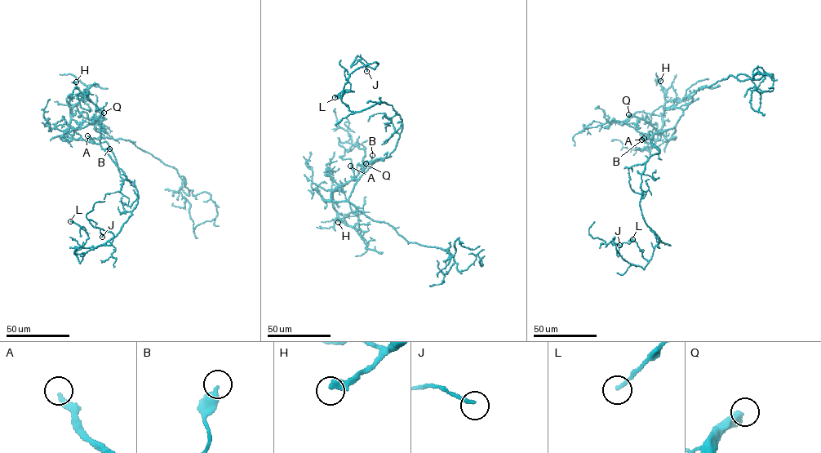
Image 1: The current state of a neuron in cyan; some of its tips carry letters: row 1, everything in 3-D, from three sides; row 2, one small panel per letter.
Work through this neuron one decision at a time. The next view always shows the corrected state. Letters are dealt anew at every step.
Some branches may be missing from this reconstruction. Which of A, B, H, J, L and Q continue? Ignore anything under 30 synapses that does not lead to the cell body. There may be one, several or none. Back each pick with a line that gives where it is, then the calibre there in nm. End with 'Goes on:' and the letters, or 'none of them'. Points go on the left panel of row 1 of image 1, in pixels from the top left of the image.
A: Place: (87, 135). Thickness 260 nm
B: Place: (109, 148). Thickness 400 nm
Q: Place: (104, 113). Thickness 460 nm
Goes on: A, B, Q

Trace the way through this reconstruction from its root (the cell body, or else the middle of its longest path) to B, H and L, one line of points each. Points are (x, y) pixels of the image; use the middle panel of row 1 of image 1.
B: (387, 157), (377, 159), (368, 164), (372, 155)
H: (387, 157), (368, 165), (347, 201), (323, 200), (329, 200), (336, 188), (333, 208), (348, 216), (338, 222)
L: (387, 157), (402, 128), (392, 106), (377, 103), (353, 112), (339, 93), (353, 91), (335, 97)

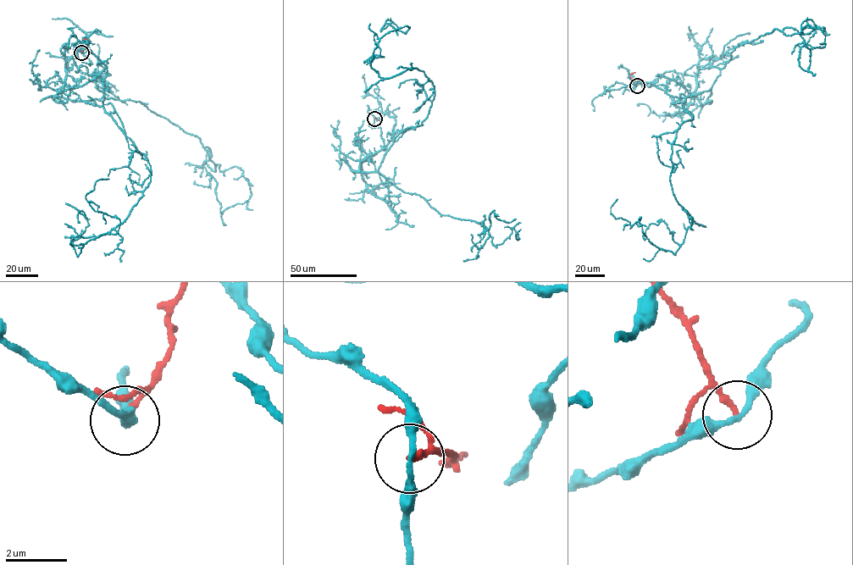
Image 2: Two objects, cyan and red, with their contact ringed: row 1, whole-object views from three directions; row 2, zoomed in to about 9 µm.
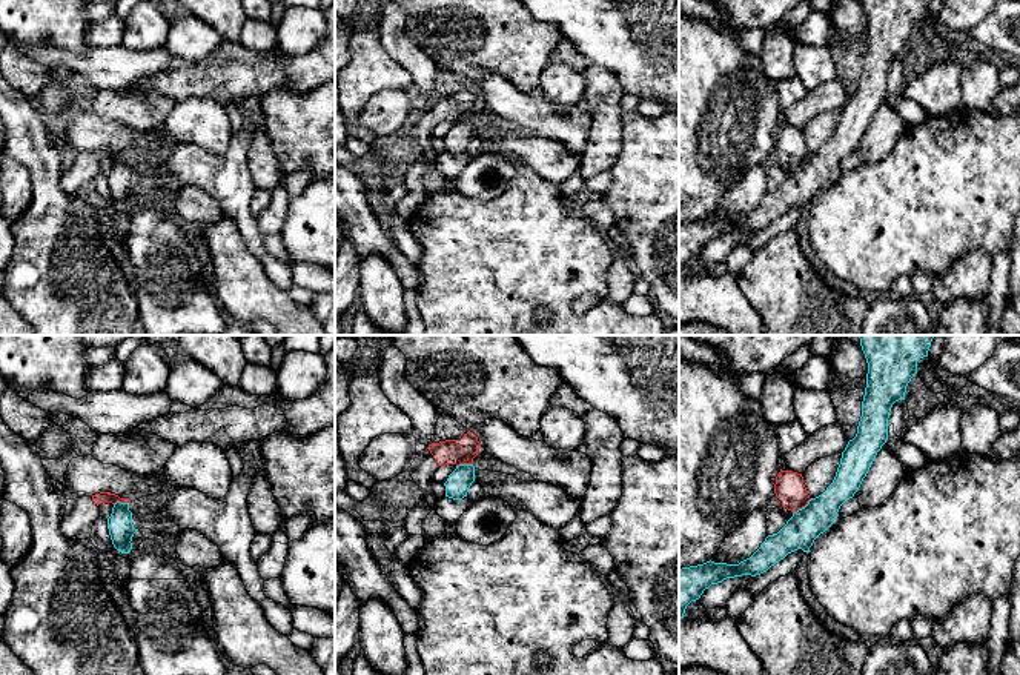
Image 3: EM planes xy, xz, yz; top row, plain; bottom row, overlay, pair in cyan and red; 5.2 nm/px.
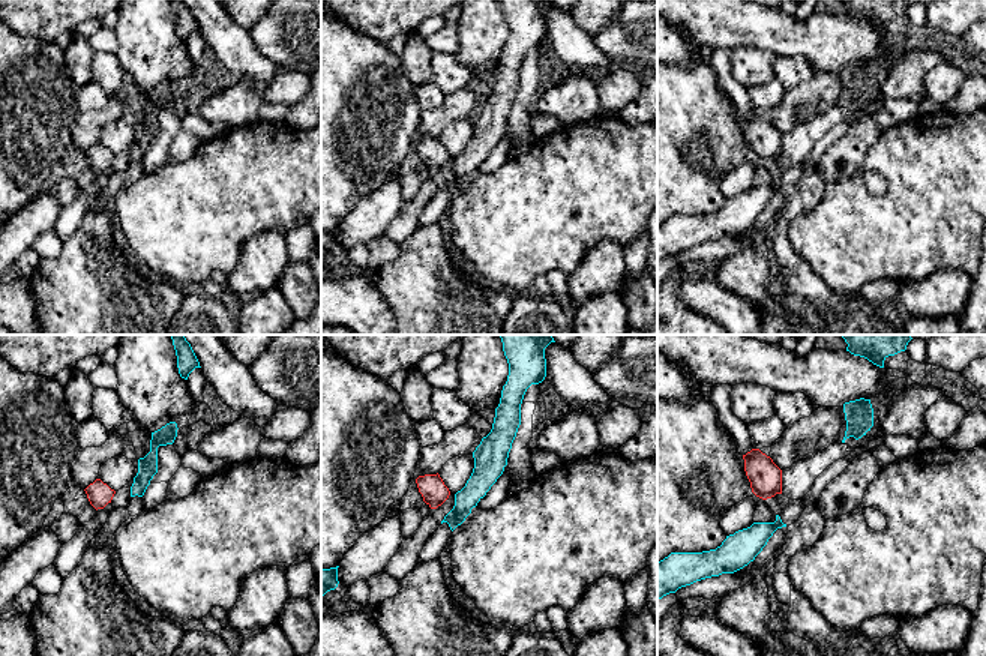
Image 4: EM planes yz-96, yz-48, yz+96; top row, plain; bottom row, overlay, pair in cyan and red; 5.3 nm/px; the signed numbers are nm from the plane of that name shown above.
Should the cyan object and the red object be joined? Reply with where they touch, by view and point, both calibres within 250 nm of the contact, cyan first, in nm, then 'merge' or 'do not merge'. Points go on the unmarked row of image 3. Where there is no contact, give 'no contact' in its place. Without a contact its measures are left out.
meets cyan in yz at (802, 163); 170 nm thick on the cyan side, 160 nm on the other; do not merge

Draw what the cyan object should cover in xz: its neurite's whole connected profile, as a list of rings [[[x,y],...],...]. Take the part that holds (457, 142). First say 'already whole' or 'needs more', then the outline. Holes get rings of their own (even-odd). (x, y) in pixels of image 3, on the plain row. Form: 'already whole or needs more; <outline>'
already whole; [[[459,120],[449,131],[445,141],[445,152],[453,155],[462,155],[467,152],[469,143],[475,137],[475,121],[473,120]]]

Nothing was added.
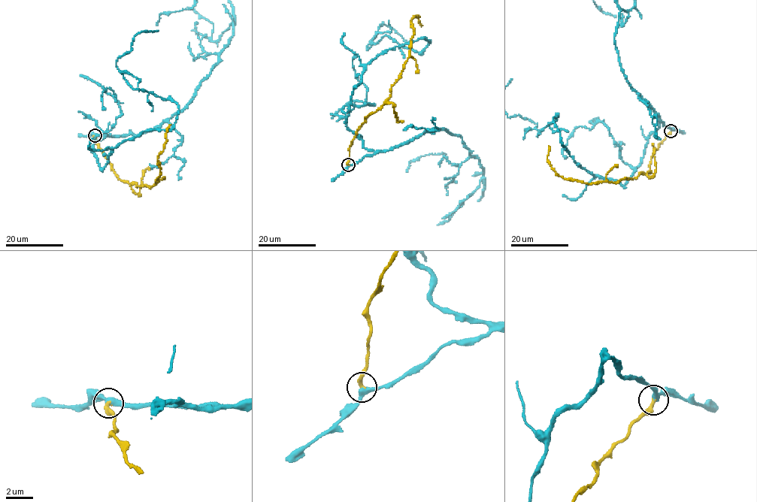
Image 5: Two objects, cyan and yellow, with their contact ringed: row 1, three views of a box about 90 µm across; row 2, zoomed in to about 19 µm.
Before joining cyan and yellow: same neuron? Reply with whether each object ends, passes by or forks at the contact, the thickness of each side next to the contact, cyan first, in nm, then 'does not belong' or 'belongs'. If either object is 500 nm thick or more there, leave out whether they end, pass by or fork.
cyan passes by | yellow ends | 360/280 nm | belongs

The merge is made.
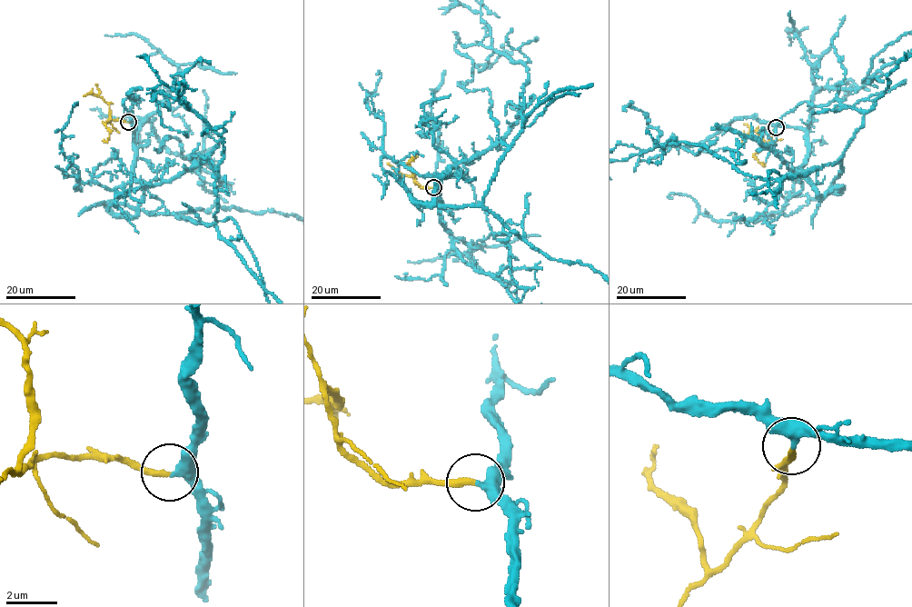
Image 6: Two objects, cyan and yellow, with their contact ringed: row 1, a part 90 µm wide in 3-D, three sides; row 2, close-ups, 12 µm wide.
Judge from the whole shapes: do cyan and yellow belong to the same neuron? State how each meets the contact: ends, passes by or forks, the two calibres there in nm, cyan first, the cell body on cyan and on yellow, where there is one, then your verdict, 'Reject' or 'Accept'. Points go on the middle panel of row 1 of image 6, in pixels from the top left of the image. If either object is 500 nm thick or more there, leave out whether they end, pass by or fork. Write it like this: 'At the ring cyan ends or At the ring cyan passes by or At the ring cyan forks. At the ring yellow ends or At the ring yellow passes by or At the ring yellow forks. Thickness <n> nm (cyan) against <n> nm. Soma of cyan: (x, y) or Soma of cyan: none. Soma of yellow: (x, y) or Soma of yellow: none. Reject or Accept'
At the ring cyan passes by. At the ring yellow ends. Thickness 400 nm (cyan) against 240 nm. Soma of cyan: none. Soma of yellow: none. Accept

